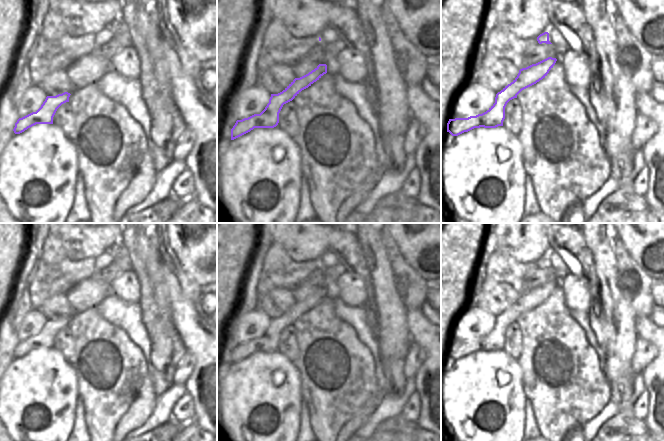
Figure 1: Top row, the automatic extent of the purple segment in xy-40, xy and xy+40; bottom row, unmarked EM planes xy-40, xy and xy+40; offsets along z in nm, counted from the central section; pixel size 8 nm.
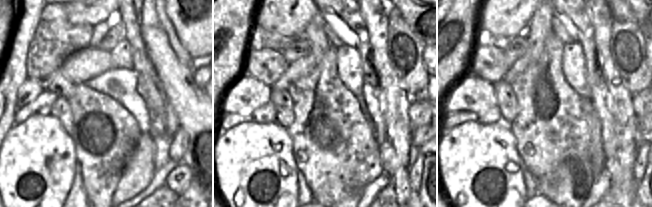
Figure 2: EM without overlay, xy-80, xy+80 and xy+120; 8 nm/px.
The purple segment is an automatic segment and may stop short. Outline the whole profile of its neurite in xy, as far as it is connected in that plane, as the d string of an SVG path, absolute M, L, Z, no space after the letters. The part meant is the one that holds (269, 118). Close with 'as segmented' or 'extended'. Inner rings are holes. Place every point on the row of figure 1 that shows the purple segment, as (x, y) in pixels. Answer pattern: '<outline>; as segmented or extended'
M319 64L308 74L295 78L282 92L271 94L269 103L260 114L237 120L231 129L231 140L234 140L254 128L274 128L279 123L279 113L284 104L292 101L302 90L311 86L327 73L327 65Z; as segmented

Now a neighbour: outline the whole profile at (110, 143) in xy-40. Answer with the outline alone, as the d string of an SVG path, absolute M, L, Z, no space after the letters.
M97 84L75 88L69 97L75 119L75 139L79 174L85 183L85 199L91 213L91 223L117 223L113 217L115 204L107 201L103 183L108 178L130 182L141 159L149 152L147 137L141 124L120 103L108 98Z

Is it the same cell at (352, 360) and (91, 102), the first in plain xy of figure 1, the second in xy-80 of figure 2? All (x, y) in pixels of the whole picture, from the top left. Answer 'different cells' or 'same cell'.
same cell

